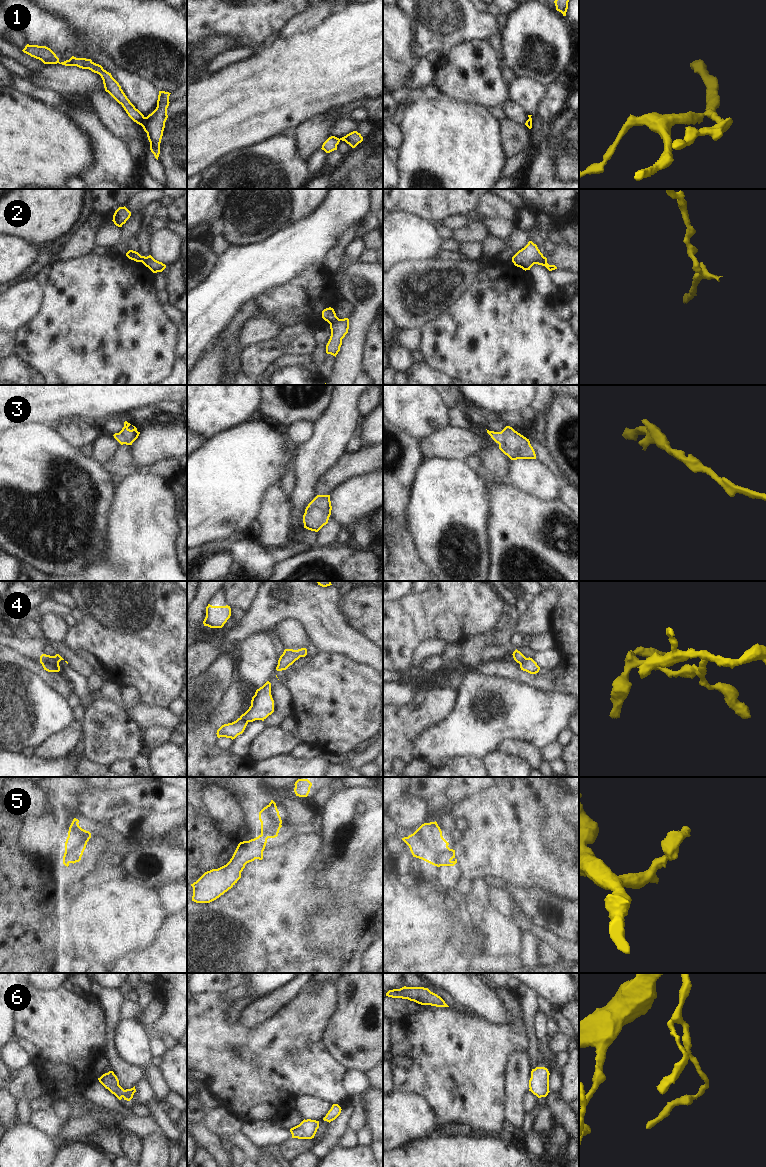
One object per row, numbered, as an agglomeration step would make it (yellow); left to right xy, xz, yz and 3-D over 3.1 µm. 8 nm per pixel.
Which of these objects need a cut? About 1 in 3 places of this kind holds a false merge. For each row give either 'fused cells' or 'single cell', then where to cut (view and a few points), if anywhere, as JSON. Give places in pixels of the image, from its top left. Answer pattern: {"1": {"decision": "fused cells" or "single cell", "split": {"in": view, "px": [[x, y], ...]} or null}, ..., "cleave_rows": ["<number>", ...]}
{"1": {"decision": "fused cells", "split": {"in": "xy", "px": [[144, 117], [140, 124]]}}, "2": {"decision": "fused cells", "split": {"in": "xz", "px": [[338, 318], [330, 324]]}}, "3": {"decision": "single cell", "split": null}, "4": {"decision": "fused cells", "split": {"in": "xy", "px": [[41, 662], [53, 664], [59, 670]]}}, "5": {"decision": "single cell", "split": null}, "6": {"decision": "single cell", "split": null}, "cleave_rows": ["1", "2", "4"]}

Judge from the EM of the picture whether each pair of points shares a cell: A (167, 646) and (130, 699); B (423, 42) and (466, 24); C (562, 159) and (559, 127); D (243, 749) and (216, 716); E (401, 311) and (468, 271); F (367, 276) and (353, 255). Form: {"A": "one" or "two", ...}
{"A": "two", "B": "one", "C": "one", "D": "two", "E": "one", "F": "two"}

